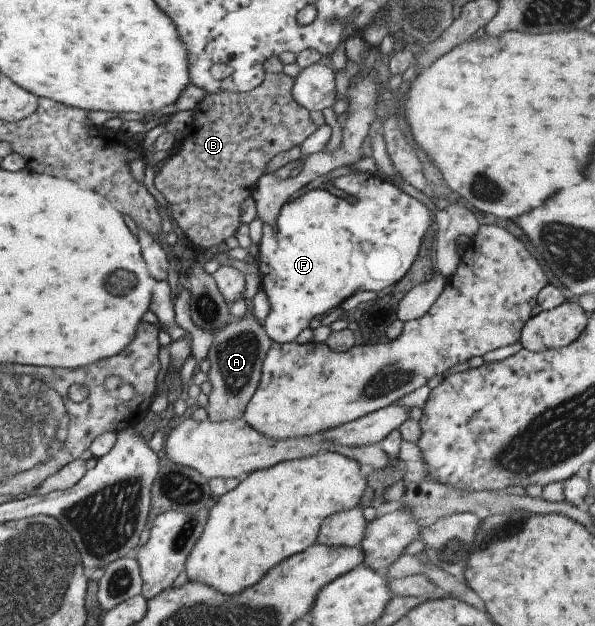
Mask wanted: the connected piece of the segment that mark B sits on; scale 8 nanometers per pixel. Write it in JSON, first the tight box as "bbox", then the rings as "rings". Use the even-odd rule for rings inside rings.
{"bbox":[153,72,317,251],"rings":[[[282,72],[265,73],[262,81],[248,91],[211,93],[203,96],[192,110],[192,123],[181,140],[178,153],[157,168],[153,186],[163,195],[172,220],[179,232],[191,242],[194,251],[204,251],[235,234],[239,223],[239,204],[250,196],[257,179],[269,159],[280,152],[298,146],[317,127],[310,119],[310,111],[300,107],[290,94],[292,78]]]}

